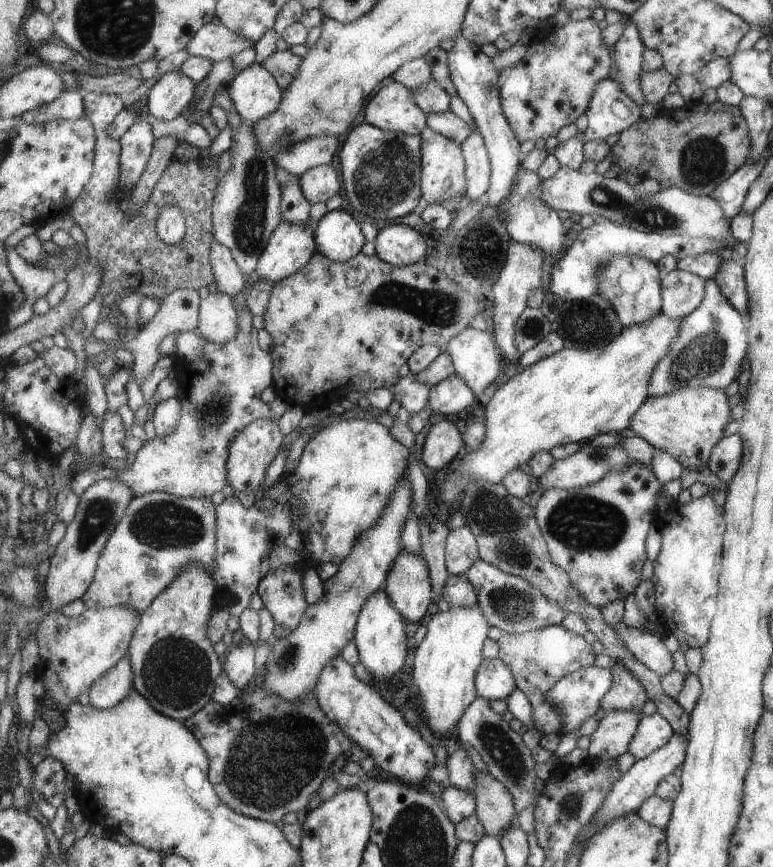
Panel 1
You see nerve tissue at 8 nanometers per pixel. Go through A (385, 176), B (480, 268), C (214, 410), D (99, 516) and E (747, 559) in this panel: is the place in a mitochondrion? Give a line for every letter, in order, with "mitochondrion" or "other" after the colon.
A: mitochondrion
B: mitochondrion
C: mitochondrion
D: mitochondrion
E: other

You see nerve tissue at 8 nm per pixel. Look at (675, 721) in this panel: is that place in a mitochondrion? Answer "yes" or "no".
no

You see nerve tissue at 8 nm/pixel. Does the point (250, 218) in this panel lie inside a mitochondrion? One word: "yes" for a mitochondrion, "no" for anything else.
yes

